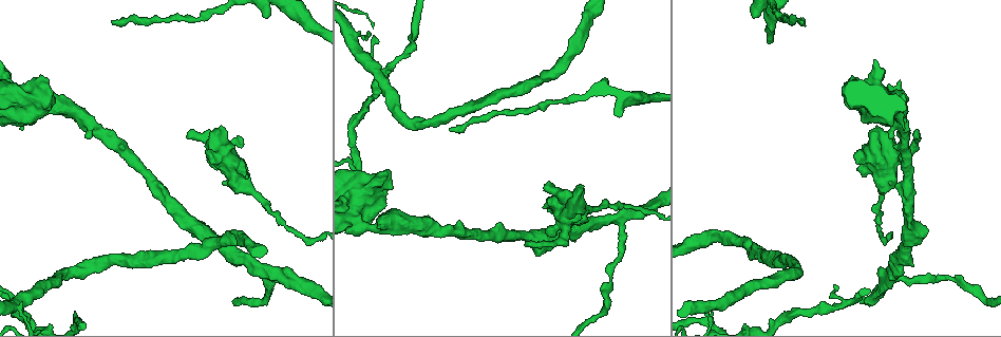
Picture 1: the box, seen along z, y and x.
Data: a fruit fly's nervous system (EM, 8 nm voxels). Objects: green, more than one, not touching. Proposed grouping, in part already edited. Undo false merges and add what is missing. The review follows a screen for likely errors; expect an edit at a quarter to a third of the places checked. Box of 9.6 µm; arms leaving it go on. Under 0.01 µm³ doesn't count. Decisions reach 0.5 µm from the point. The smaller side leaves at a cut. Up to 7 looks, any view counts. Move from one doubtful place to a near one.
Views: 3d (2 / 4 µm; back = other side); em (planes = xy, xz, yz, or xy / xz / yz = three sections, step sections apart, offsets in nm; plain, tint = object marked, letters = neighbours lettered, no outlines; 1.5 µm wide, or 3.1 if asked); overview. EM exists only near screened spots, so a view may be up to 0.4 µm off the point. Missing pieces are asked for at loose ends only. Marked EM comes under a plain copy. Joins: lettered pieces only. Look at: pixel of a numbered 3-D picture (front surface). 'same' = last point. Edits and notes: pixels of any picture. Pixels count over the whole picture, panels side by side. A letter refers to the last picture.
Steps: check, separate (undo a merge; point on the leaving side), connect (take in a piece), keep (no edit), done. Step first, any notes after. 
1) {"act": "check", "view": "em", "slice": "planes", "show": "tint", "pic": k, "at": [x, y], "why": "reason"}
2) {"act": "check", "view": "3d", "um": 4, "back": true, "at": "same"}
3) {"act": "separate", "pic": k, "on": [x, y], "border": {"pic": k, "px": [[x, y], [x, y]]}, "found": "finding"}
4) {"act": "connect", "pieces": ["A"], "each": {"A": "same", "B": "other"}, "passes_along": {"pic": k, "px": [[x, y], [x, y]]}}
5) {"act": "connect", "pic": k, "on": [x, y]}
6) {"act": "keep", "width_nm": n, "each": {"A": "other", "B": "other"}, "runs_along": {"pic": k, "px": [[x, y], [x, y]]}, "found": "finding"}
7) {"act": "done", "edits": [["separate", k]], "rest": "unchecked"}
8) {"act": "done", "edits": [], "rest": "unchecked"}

{"act": "check", "view": "3d", "um": 4, "pic": 1, "at": [14, 308]}

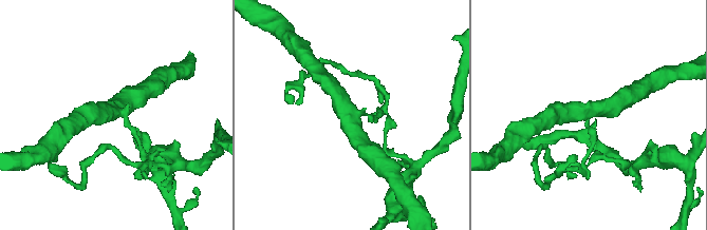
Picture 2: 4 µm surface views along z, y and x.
{"act": "check", "view": "em", "slice": "planes", "show": "letters", "pic": 2, "at": [355, 116], "arms": 3}

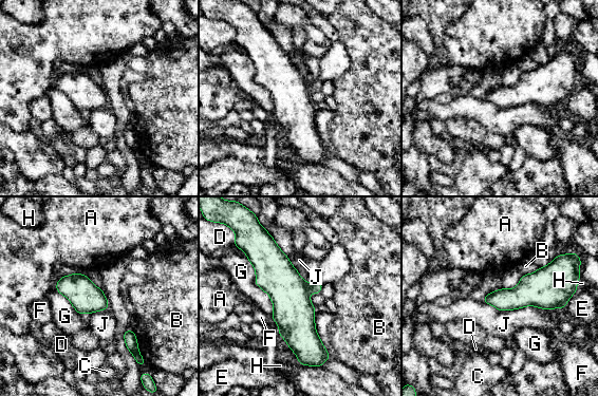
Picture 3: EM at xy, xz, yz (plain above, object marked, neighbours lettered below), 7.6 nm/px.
{"act": "separate", "pic": 3, "on": [315, 287], "each": {"A": "other", "B": "other", "C": "other", "D": "other", "E": "other", "F": "other", "G": "other", "H": "other", "J": "other"}, "border": {"pic": 3, "px": [[307, 283], [310, 291]]}, "found": "two neurons meet here"}

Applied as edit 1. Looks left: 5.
{"act": "check", "view": "3d", "um": 2, "pic": 1, "at": [917, 138], "why": "free end"}

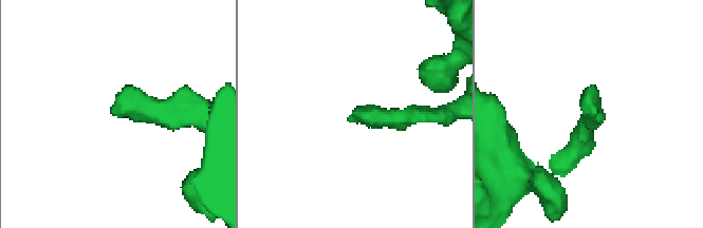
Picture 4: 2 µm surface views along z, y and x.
{"act": "check", "view": "em", "slice": "planes", "show": "letters", "pic": 4, "at": [110, 110], "why": "need the tissue"}

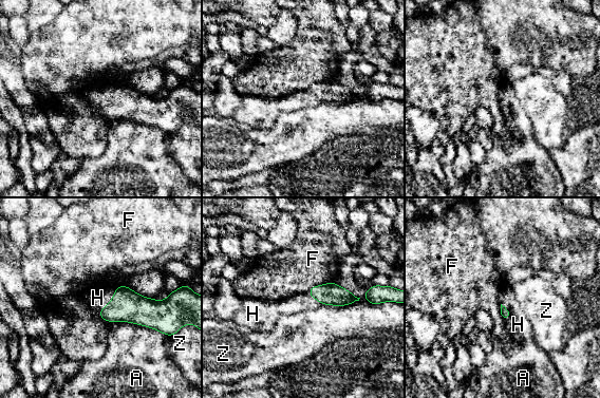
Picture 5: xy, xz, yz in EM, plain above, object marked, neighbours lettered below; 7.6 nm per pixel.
{"act": "connect", "pieces": ["H"], "each": {"A": "other", "F": "other", "H": "same", "Z": "other"}, "found": "the neuron continues"}

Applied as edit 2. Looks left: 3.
{"act": "check", "view": "em", "slice": "xy", "step": 4, "show": "tint", "pic": 1, "at": [950, 277], "why": "thin neck"}

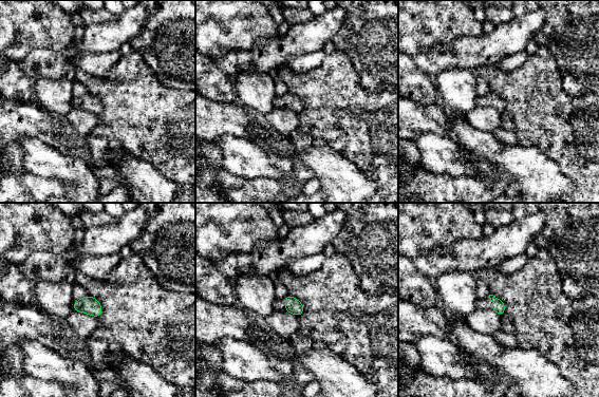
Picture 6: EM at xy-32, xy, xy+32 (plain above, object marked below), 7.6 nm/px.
{"act": "check", "view": "em", "slice": "xy", "step": 4, "show": "letters", "at": "same", "why": "see the neighbours"}

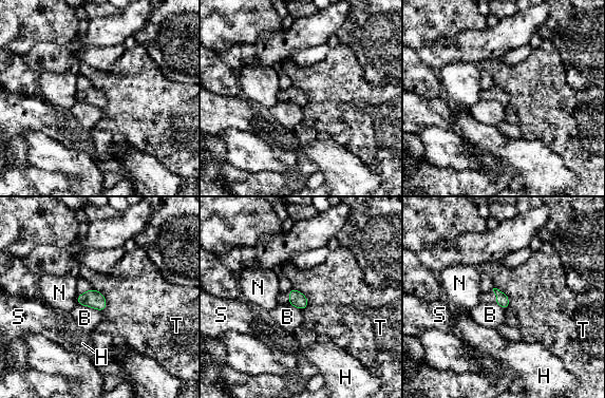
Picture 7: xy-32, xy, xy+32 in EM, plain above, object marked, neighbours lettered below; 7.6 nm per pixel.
{"act": "keep", "longest_contact_nm": ["B", 200], "each": {"B": "other", "H": "other", "N": "other", "S": "other", "T": "other"}, "border": {"pic": 7, "px": [[94, 288], [105, 298], [102, 310]]}, "found": "continuous, no second neuron"}

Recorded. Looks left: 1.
{"act": "done", "edits": [["separate", 3], ["connect", 5]], "rest": "unchecked"}

